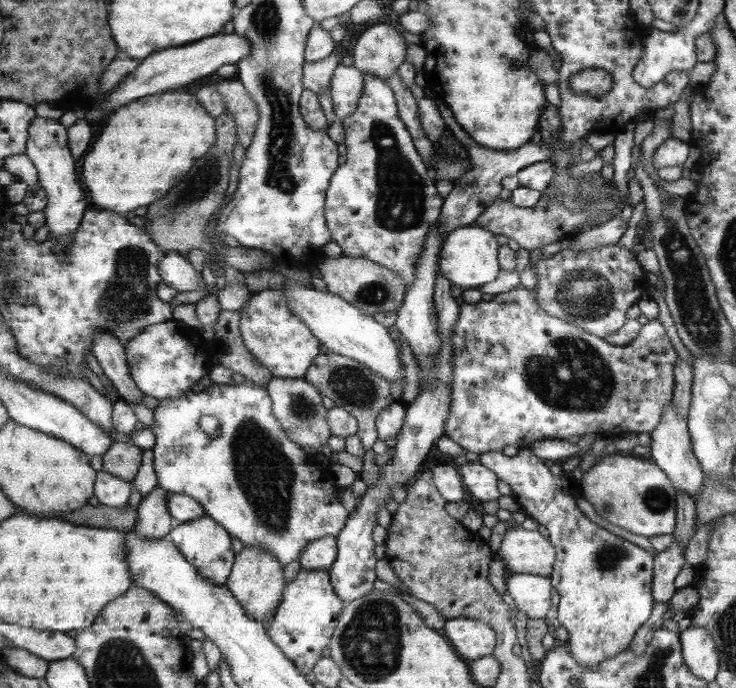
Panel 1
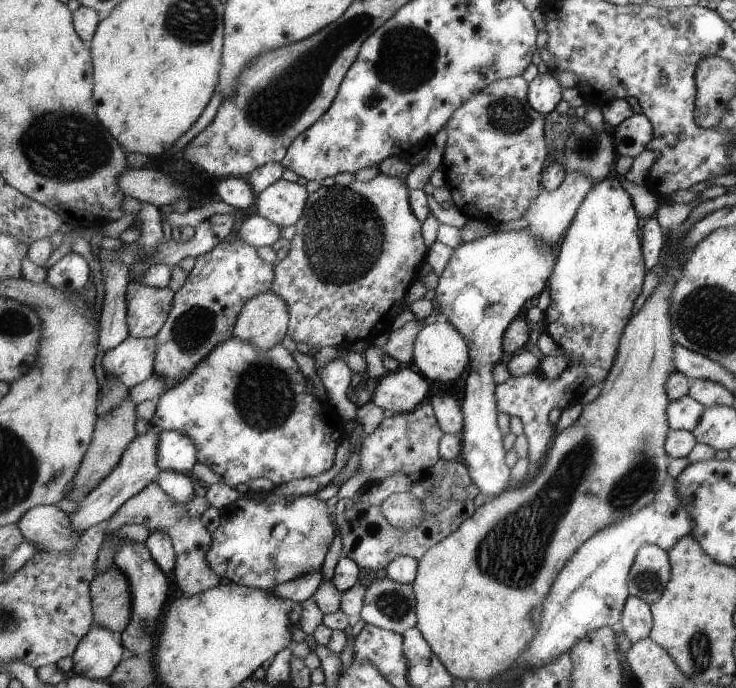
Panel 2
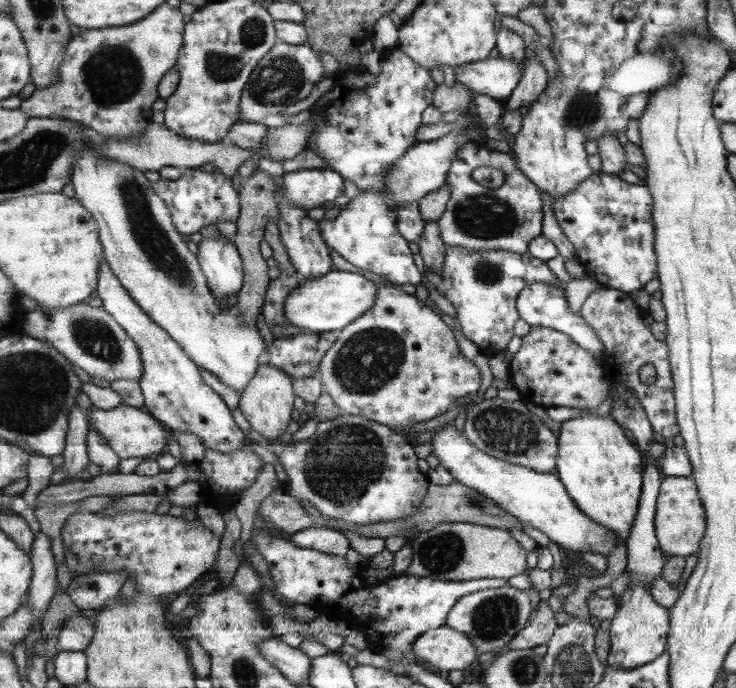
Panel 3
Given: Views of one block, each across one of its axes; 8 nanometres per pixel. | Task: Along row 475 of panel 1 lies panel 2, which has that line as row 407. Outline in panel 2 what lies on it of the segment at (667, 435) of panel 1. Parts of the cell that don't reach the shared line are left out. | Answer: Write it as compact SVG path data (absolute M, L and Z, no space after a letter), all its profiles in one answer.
M688 395L682 396L680 400L671 400L667 408L668 424L674 430L693 432L704 410L706 410L705 406Z

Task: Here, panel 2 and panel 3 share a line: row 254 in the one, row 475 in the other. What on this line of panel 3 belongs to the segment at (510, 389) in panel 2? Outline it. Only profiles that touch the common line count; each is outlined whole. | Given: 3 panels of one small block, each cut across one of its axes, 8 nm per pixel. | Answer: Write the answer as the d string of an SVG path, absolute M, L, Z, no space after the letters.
M580 415L579 417L574 417L573 419L562 422L559 436L559 460L558 469L559 471L556 475L561 481L563 481L564 486L567 488L567 492L570 493L571 499L576 502L580 510L583 510L584 514L591 517L592 520L596 521L596 524L604 525L608 530L615 532L615 536L619 536L620 543L625 543L628 537L631 535L632 527L634 526L636 515L638 515L638 504L640 504L640 492L643 492L643 472L644 464L642 464L642 453L638 452L634 446L633 442L630 442L630 438L626 438L626 433L623 431L622 425L620 425L612 416L599 416L596 417L592 415Z

